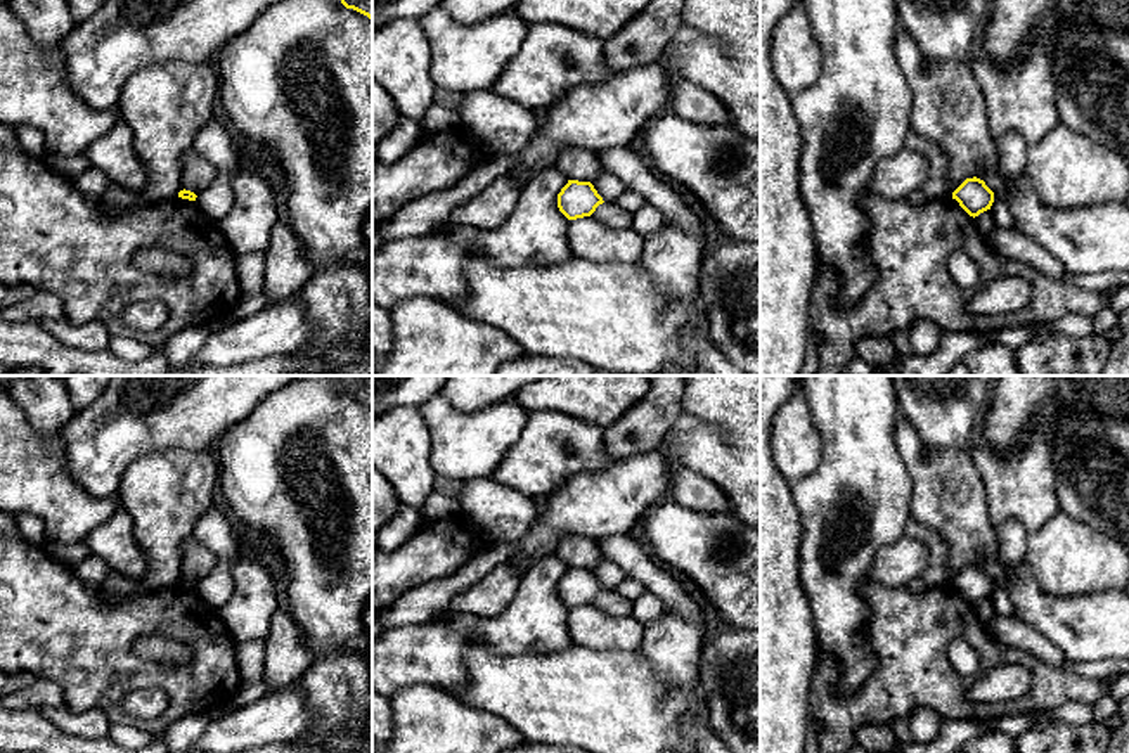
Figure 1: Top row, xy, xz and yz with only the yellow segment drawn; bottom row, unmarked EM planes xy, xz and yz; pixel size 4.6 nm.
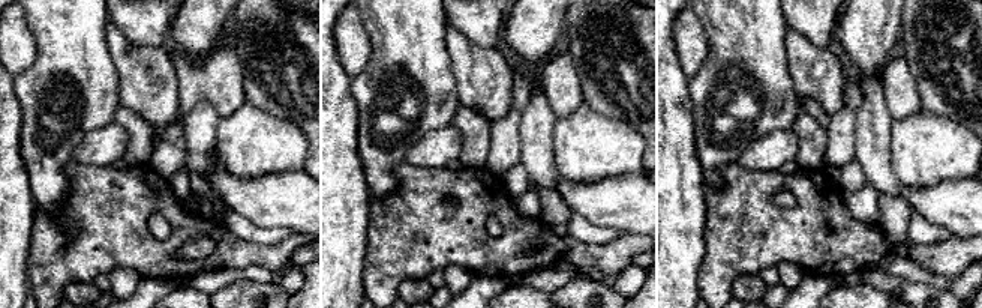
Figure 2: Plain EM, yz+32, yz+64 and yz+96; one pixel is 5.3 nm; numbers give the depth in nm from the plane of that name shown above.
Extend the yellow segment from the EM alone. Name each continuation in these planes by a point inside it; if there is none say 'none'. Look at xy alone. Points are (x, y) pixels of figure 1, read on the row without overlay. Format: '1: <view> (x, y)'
none

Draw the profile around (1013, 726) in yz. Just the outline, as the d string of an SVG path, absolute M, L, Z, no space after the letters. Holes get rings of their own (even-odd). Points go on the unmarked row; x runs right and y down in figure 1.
M1018 713L1018 715L1006 715L1003 718L994 720L994 729L999 729L1001 732L1018 737L1029 729L1035 727L1035 713Z

